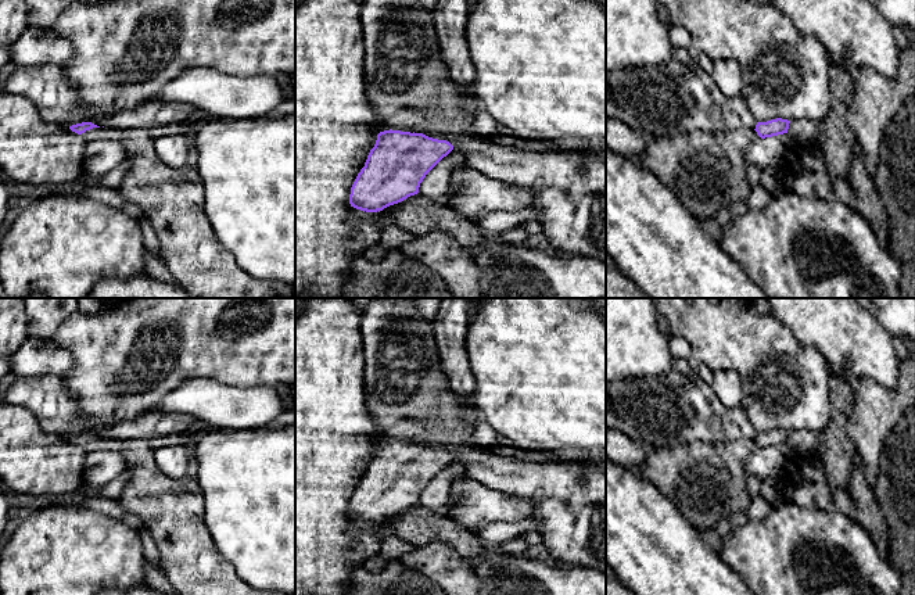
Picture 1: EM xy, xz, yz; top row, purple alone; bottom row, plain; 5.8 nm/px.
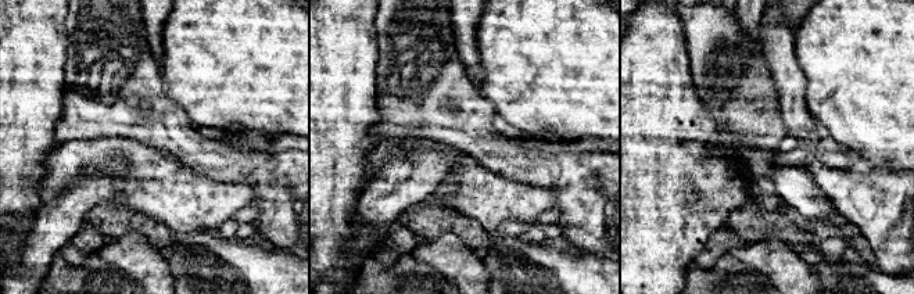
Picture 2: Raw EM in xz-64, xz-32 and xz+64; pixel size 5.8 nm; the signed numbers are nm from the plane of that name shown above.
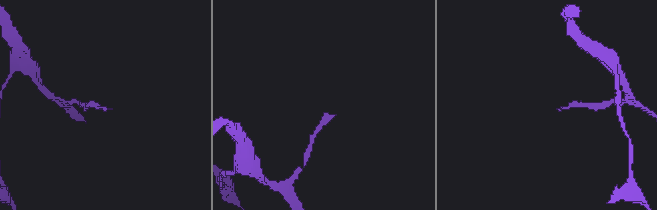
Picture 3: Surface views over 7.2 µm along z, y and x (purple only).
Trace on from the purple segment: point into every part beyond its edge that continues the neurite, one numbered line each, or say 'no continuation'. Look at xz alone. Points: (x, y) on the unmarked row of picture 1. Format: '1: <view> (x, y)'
1: xz (408, 432)

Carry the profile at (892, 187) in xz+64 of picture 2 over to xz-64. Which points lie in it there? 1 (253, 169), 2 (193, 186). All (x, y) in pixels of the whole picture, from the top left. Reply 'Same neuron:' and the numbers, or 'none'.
Same neuron: 1

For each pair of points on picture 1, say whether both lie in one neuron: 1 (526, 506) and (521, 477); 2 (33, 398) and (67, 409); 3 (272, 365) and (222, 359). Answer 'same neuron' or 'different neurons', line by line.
1: different neurons
2: same neuron
3: same neuron

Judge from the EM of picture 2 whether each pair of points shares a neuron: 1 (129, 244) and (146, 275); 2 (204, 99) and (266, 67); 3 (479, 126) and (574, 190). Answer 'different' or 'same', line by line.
1: same
2: same
3: same

